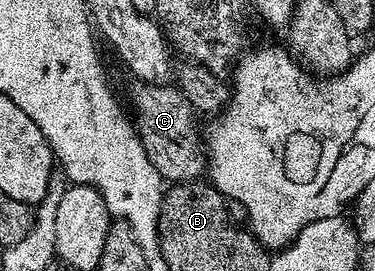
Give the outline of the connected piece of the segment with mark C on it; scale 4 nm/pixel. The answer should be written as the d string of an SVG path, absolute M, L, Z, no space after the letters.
M144 82L135 87L130 94L135 114L132 122L158 175L170 184L189 184L201 179L207 173L208 159L200 130L198 134L199 119L194 107L188 104L177 85Z

